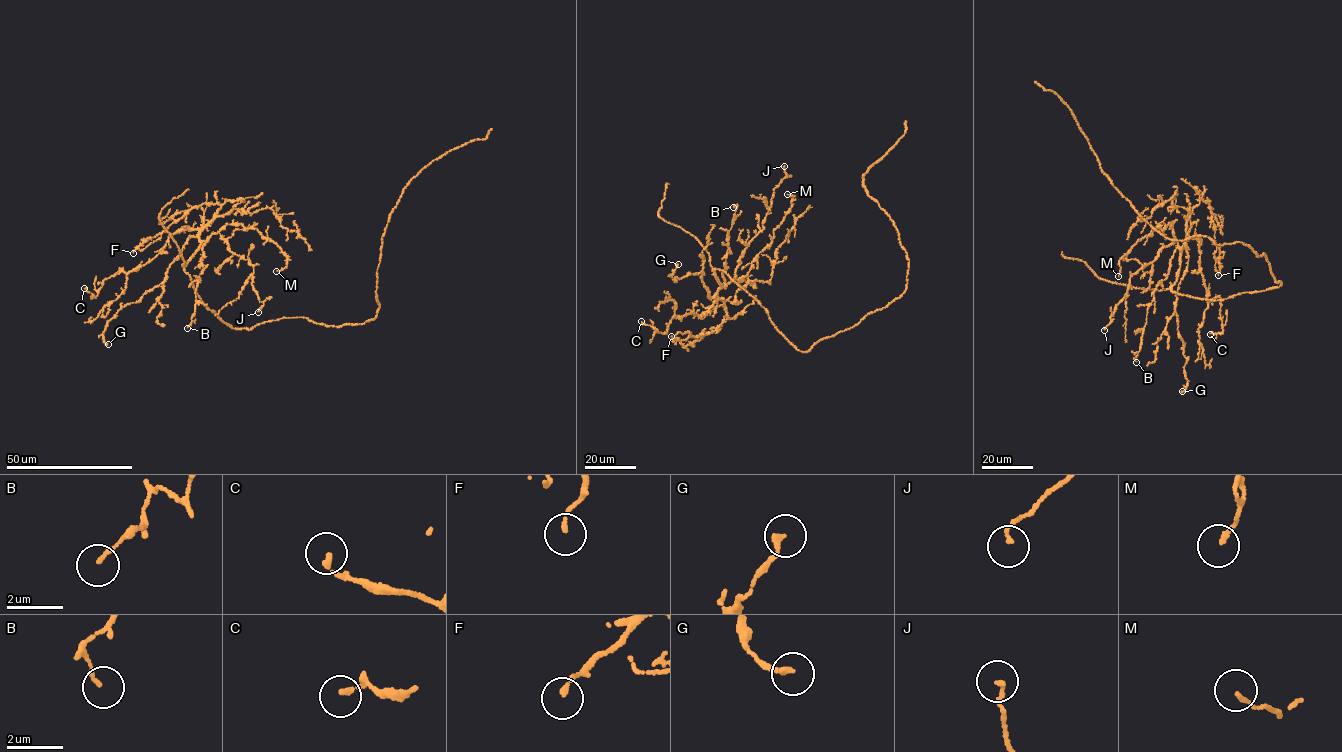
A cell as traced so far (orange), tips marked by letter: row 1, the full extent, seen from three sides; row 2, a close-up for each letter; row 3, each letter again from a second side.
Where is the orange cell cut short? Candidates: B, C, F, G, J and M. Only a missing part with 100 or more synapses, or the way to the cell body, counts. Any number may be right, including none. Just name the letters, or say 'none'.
none

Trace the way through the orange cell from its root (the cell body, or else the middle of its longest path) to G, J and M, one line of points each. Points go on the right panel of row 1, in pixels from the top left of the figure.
G: (1270, 264), (1279, 287), (1206, 300), (1172, 290), (1181, 250), (1188, 258), (1174, 310), (1186, 360), (1182, 391)
J: (1270, 264), (1279, 287), (1215, 301), (1180, 294), (1172, 290), (1181, 252), (1175, 238), (1131, 276), (1104, 330)
M: (1270, 264), (1279, 287), (1215, 301), (1173, 292), (1181, 252), (1170, 222), (1133, 245), (1119, 260), (1118, 276)

